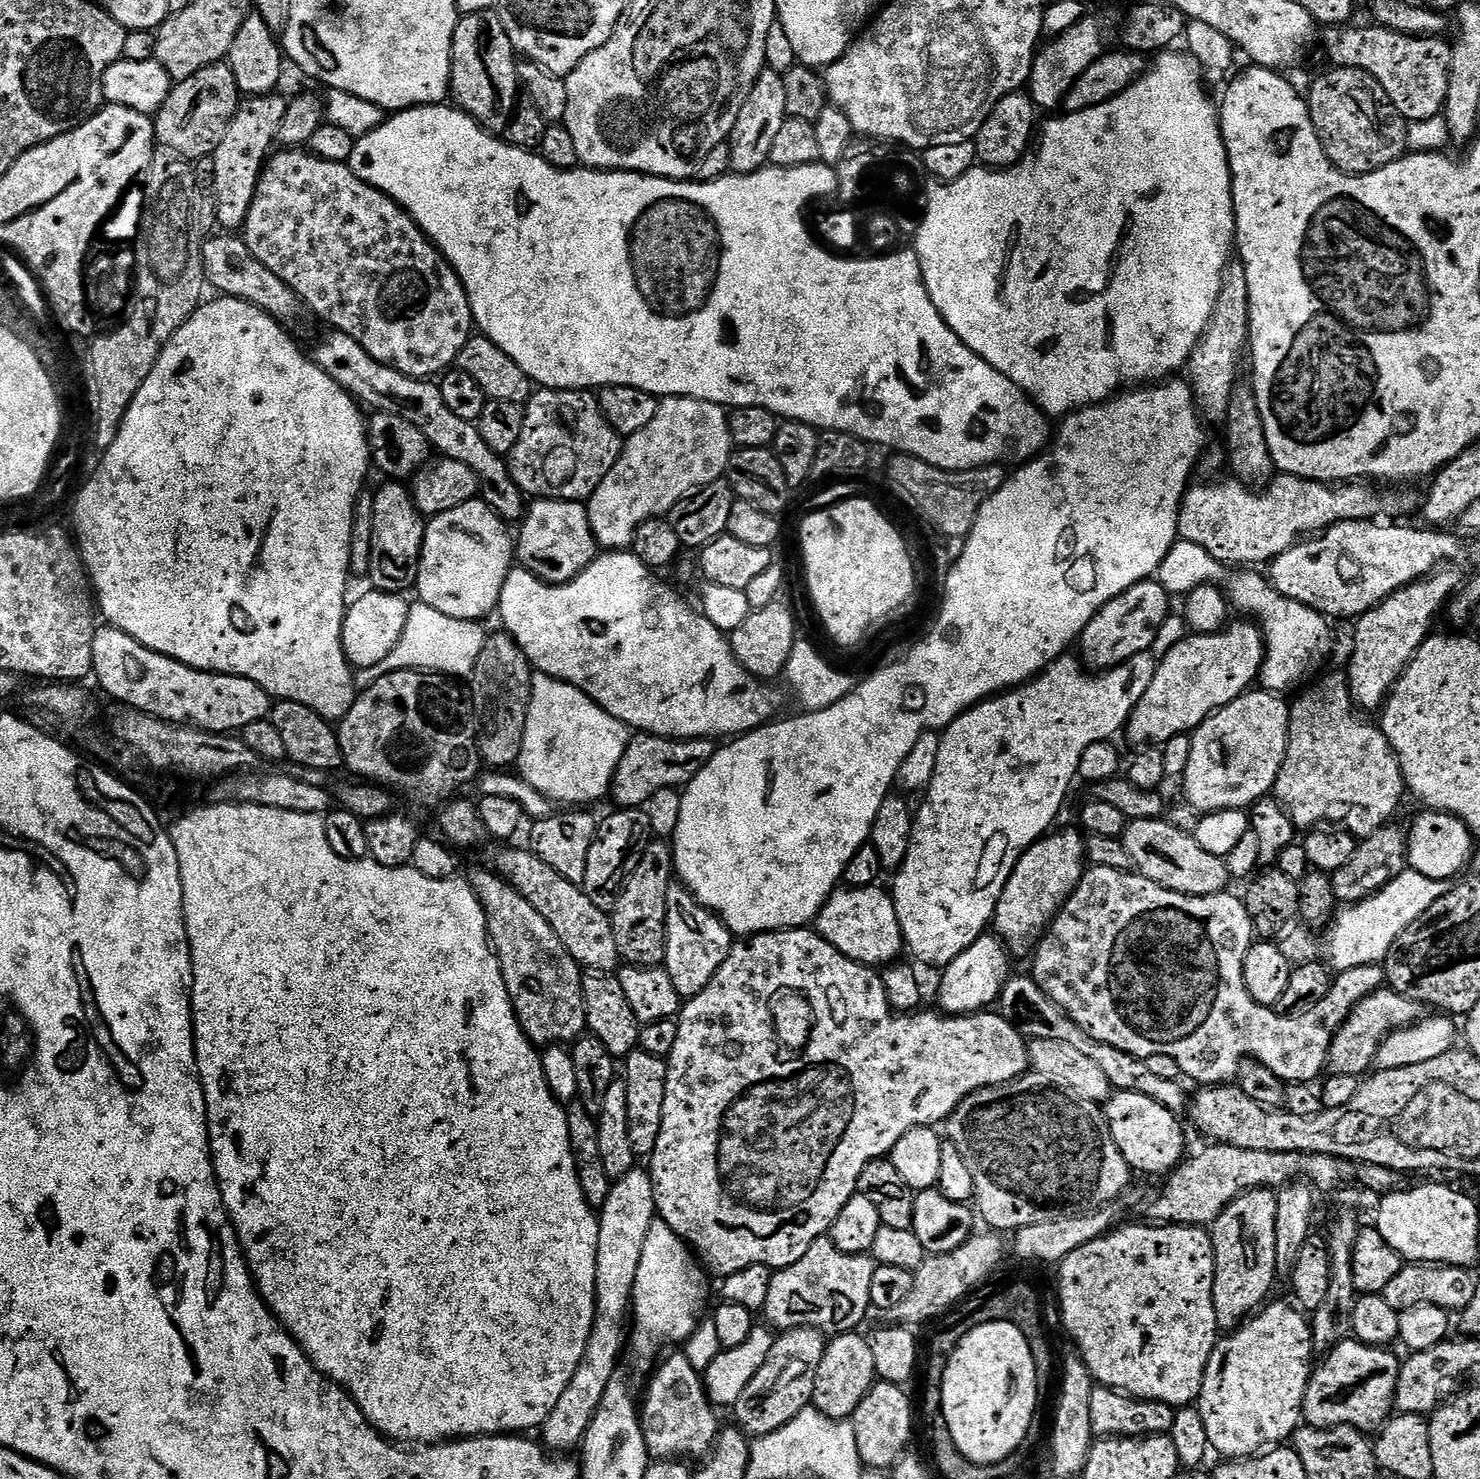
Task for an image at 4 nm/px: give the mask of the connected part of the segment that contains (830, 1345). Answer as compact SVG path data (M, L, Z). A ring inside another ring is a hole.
M859 1331L841 1332L833 1335L824 1345L822 1363L818 1366L818 1378L814 1378L812 1404L822 1414L826 1414L835 1420L851 1418L854 1410L858 1410L858 1402L862 1402L862 1398L866 1398L866 1394L878 1380L876 1367L874 1366L874 1350L872 1349L869 1337L867 1335L860 1335Z

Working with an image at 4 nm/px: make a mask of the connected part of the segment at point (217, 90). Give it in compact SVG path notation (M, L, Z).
M227 62L211 64L198 70L190 78L175 81L162 106L154 114L156 143L159 147L177 152L189 162L211 157L218 142L226 138L230 122L240 109L242 93L238 82L234 82L234 70Z

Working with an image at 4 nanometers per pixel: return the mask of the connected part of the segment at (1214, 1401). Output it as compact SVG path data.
M1291 1303L1271 1304L1245 1320L1236 1331L1217 1339L1206 1366L1198 1407L1202 1422L1206 1422L1211 1451L1229 1461L1247 1460L1273 1446L1283 1445L1287 1441L1284 1439L1287 1436L1289 1439L1302 1424L1306 1386L1314 1371L1312 1326L1299 1307Z

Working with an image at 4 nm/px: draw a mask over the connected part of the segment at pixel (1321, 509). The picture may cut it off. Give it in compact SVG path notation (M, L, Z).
M1277 474L1271 482L1257 490L1255 487L1243 484L1235 478L1220 480L1217 484L1193 483L1180 502L1180 517L1178 518L1179 539L1194 542L1210 554L1219 564L1244 564L1240 566L1267 565L1286 550L1297 544L1298 538L1307 538L1319 534L1332 524L1343 520L1371 520L1380 518L1388 508L1388 500L1380 492L1364 482L1344 482L1339 486L1322 480L1307 480L1301 476Z

